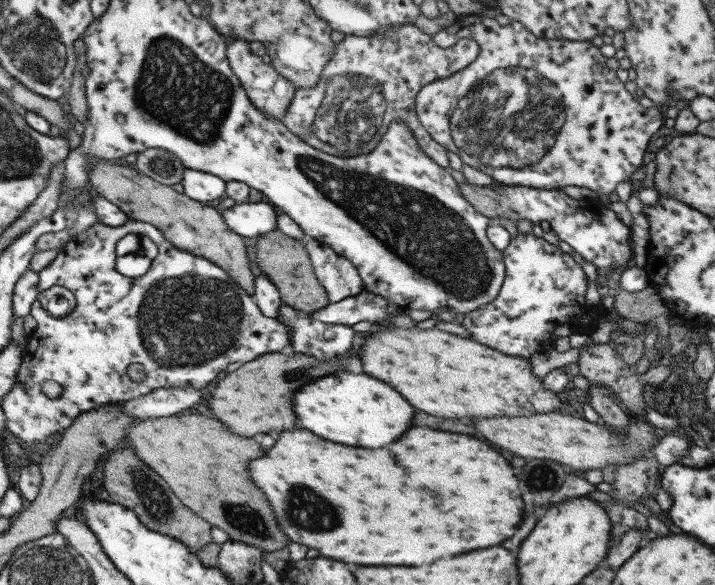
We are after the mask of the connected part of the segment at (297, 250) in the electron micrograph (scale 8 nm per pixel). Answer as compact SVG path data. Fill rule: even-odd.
M276 228L257 237L254 256L256 256L254 260L256 260L262 273L266 274L268 280L274 282L278 288L283 304L288 304L288 306L303 311L305 314L311 314L330 303L324 286L320 284L315 275L314 267L303 241L287 236Z

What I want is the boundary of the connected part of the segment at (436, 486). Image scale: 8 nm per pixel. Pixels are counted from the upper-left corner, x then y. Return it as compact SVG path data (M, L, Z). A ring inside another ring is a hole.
M296 428L288 432L280 432L274 446L266 450L264 456L254 458L248 462L248 474L254 480L254 484L264 492L266 500L270 502L272 514L278 520L280 530L298 544L304 544L308 548L318 550L322 556L346 562L346 564L362 564L362 566L422 566L424 562L434 562L438 558L444 558L448 554L464 554L468 550L478 550L478 548L488 548L494 544L500 544L502 540L514 536L518 530L518 524L522 520L522 498L518 492L518 482L516 476L512 474L510 464L488 444L482 440L476 440L472 436L464 434L452 434L452 432L440 432L432 428L410 428L404 432L404 436L390 446L384 446L380 450L366 450L366 448L354 448L354 446L344 446L344 444L334 444L326 442L322 438L316 438L316 434Z

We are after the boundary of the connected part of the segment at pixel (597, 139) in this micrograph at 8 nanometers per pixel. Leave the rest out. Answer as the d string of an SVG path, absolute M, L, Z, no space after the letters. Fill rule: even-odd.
M481 14L458 15L454 22L445 29L433 33L432 40L440 48L448 48L458 42L458 39L472 38L479 44L478 57L466 68L441 79L436 79L420 89L416 95L415 110L418 119L428 134L444 148L459 155L463 164L468 164L476 170L481 170L488 174L495 181L508 186L528 186L530 188L552 190L566 186L578 186L579 188L590 188L600 198L600 202L609 207L610 194L616 190L620 182L626 182L632 172L644 168L644 155L650 138L656 134L666 122L665 117L656 107L645 108L637 100L637 94L626 90L624 83L618 79L616 72L610 70L606 65L606 60L599 48L596 48L591 41L569 41L564 39L550 40L538 38L532 34L522 22L511 21L508 25L501 26L498 21L489 17L481 17Z

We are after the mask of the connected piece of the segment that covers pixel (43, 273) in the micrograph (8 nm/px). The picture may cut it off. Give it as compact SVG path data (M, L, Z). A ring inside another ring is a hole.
M129 218L126 224L114 227L100 222L92 224L88 230L74 234L54 261L38 272L38 278L38 292L56 284L64 286L74 294L76 306L66 316L54 318L42 308L38 299L32 303L31 314L37 326L26 336L16 383L1 400L7 423L5 429L25 441L26 445L40 443L52 434L58 436L77 417L101 405L127 402L156 389L192 386L200 390L208 382L216 380L218 374L232 362L244 364L263 354L282 353L290 348L290 327L286 323L264 316L253 295L246 293L216 263L176 248L158 228L147 222ZM132 232L144 235L157 246L157 256L148 272L136 278L124 276L115 269L116 244ZM136 362L142 364L146 373L141 382L135 382L126 375L128 366ZM45 380L54 380L62 386L59 398L48 398L42 393Z

